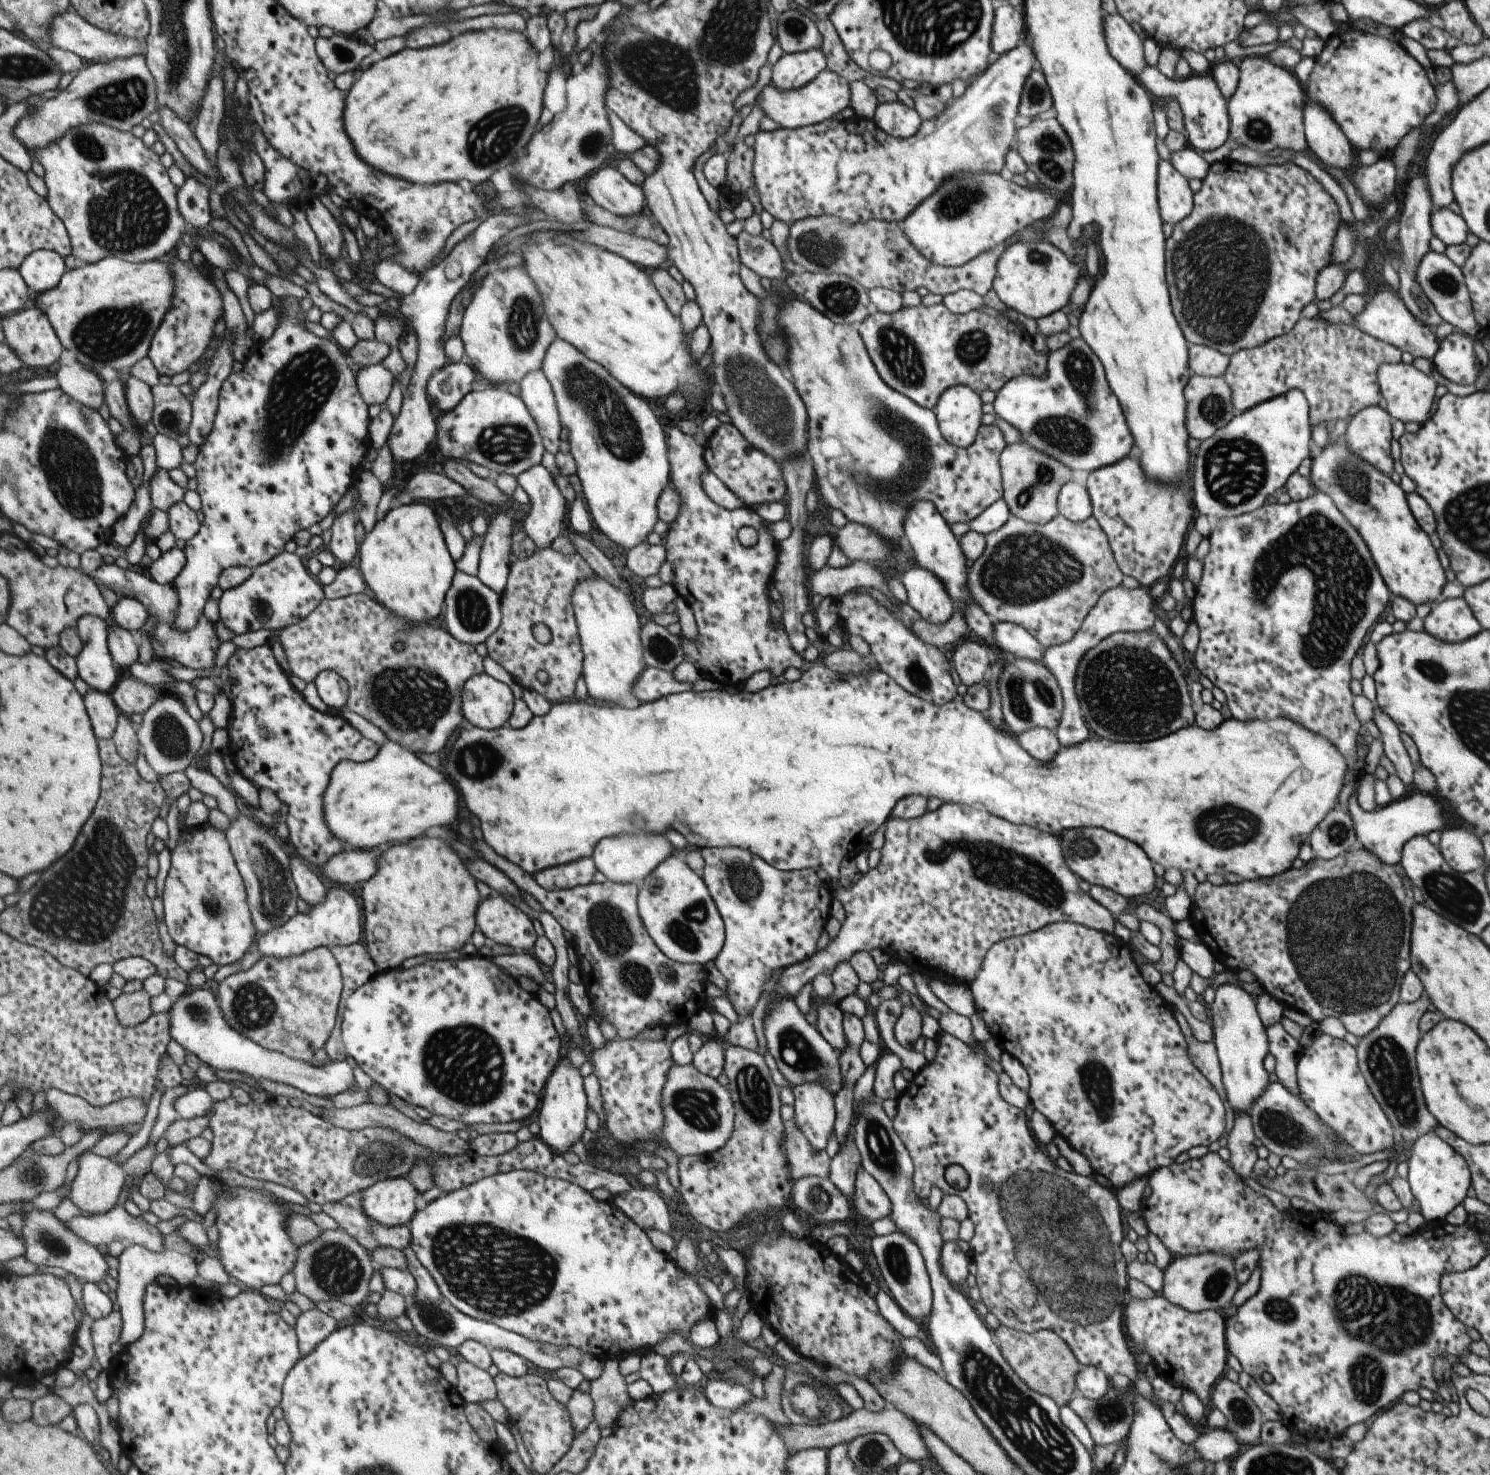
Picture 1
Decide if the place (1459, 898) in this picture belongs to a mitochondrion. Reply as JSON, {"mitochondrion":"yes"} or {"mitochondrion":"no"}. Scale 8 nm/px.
{"mitochondrion":"yes"}

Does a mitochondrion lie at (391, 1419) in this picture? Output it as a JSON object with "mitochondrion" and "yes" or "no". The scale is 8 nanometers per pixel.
{"mitochondrion":"no"}

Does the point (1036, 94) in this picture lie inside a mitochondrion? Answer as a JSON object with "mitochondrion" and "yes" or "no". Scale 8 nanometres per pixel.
{"mitochondrion":"yes"}

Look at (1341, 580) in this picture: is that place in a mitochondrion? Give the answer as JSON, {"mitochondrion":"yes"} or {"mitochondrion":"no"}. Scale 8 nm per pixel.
{"mitochondrion":"yes"}

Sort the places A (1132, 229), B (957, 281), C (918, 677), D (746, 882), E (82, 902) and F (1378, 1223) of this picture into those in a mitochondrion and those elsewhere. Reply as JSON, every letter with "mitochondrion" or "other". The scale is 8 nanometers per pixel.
{"A":"other","B":"other","C":"mitochondrion","D":"mitochondrion","E":"mitochondrion","F":"other"}

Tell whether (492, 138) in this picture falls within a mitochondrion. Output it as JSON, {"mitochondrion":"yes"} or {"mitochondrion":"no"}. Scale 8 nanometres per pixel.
{"mitochondrion":"yes"}

